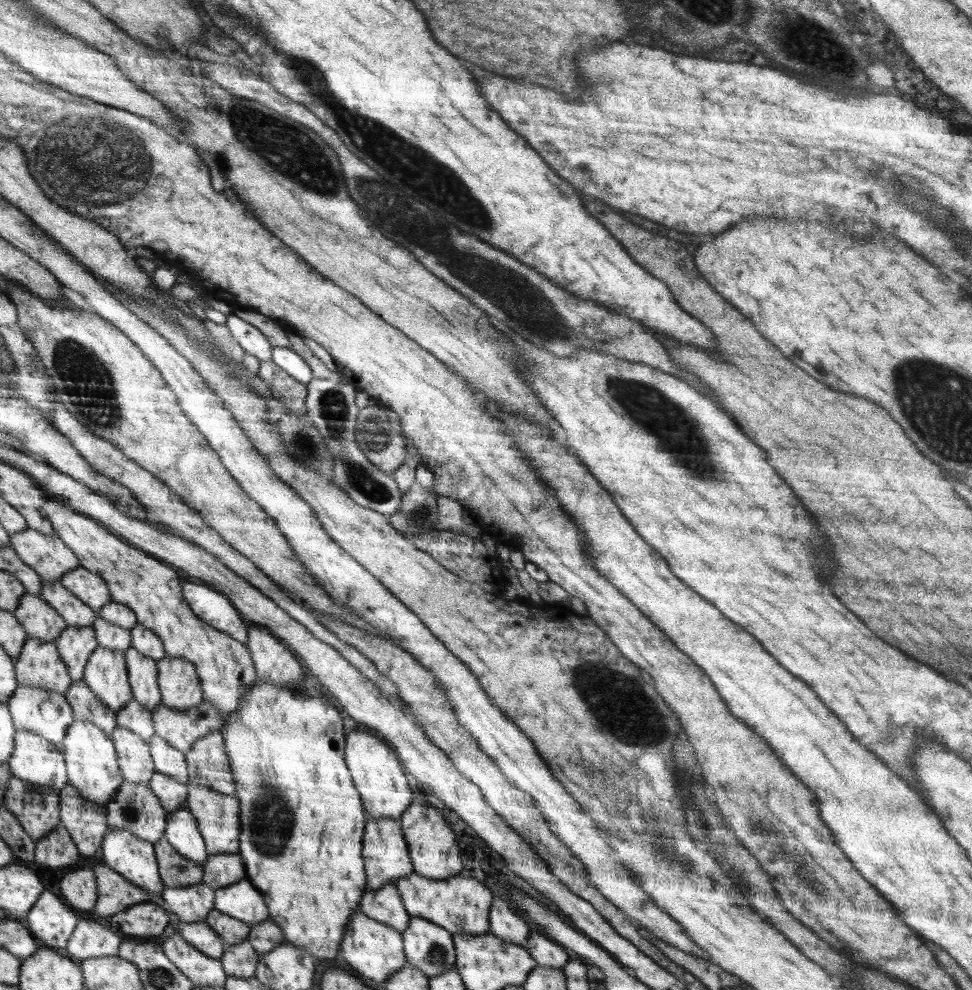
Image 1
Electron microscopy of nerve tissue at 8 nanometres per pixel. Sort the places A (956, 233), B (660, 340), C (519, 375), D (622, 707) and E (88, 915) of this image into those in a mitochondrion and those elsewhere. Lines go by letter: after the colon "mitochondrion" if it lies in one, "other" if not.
A: other
B: other
C: other
D: mitochondrion
E: other

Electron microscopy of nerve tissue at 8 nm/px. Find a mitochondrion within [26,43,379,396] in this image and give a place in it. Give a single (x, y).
(91, 167)

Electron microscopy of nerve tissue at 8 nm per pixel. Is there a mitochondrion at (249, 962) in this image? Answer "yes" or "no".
no

